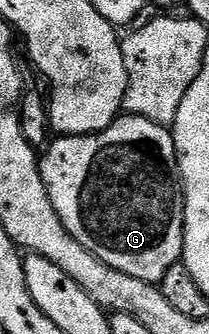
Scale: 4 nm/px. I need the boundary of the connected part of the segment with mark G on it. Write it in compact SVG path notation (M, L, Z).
M124 114L122 117L110 123L103 131L98 131L96 135L59 135L52 138L46 150L42 152L39 159L39 172L45 181L45 189L49 193L49 201L53 201L53 209L57 217L65 225L65 229L89 253L101 257L105 265L113 265L121 273L129 273L129 277L141 277L141 281L158 285L165 273L174 263L180 262L183 258L183 185L179 177L179 162L175 152L174 134L166 126L154 123L144 116Z

